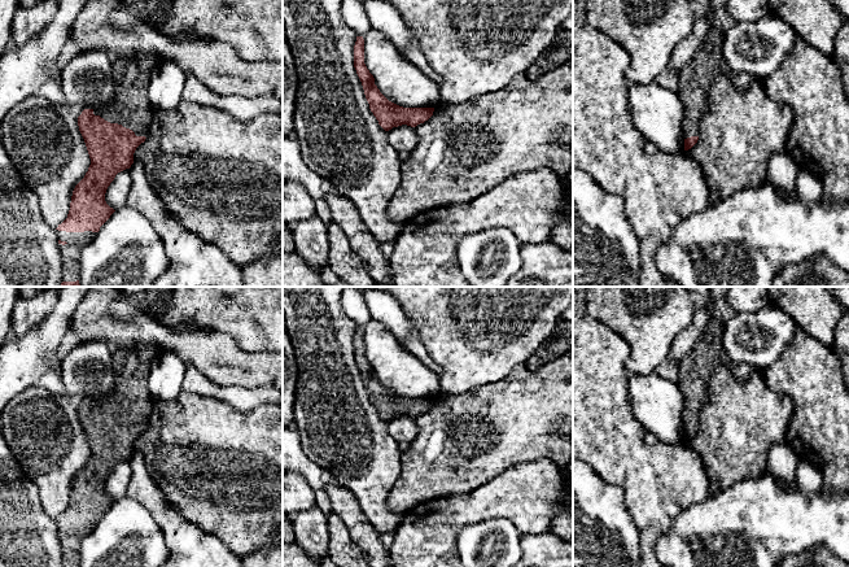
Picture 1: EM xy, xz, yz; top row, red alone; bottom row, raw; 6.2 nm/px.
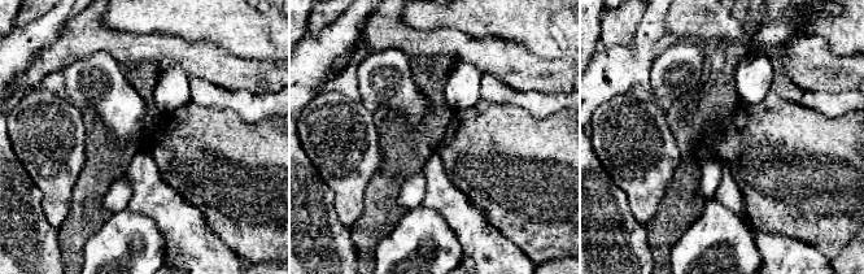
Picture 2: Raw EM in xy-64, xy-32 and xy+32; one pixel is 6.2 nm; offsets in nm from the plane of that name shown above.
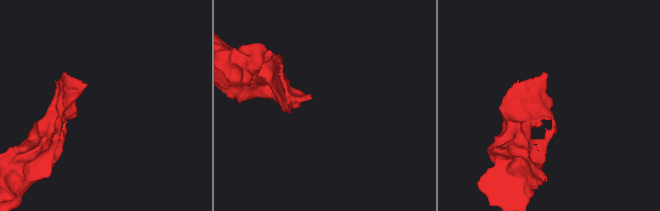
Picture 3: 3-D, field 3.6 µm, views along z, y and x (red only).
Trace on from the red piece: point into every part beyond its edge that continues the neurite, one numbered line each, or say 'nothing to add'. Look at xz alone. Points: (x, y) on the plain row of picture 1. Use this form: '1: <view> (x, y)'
nothing to add

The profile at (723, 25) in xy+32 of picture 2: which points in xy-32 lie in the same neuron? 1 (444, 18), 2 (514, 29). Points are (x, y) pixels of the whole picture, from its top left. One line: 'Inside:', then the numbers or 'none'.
Inside: none

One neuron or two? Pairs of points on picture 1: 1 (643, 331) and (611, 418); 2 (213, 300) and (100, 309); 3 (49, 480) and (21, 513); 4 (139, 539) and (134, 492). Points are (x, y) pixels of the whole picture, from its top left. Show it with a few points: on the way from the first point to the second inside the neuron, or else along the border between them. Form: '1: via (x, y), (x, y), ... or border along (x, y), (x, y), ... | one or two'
1: border along (625, 341), (629, 348), (629, 373) | two
2: border along (110, 304), (119, 319), (141, 310) | two
3: border along (21, 467), (36, 487), (43, 510), (53, 519) | two
4: border along (126, 494), (138, 501), (156, 522) | two

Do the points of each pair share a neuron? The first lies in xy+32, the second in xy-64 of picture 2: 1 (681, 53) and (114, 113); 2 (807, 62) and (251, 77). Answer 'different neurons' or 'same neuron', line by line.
1: same neuron
2: same neuron

